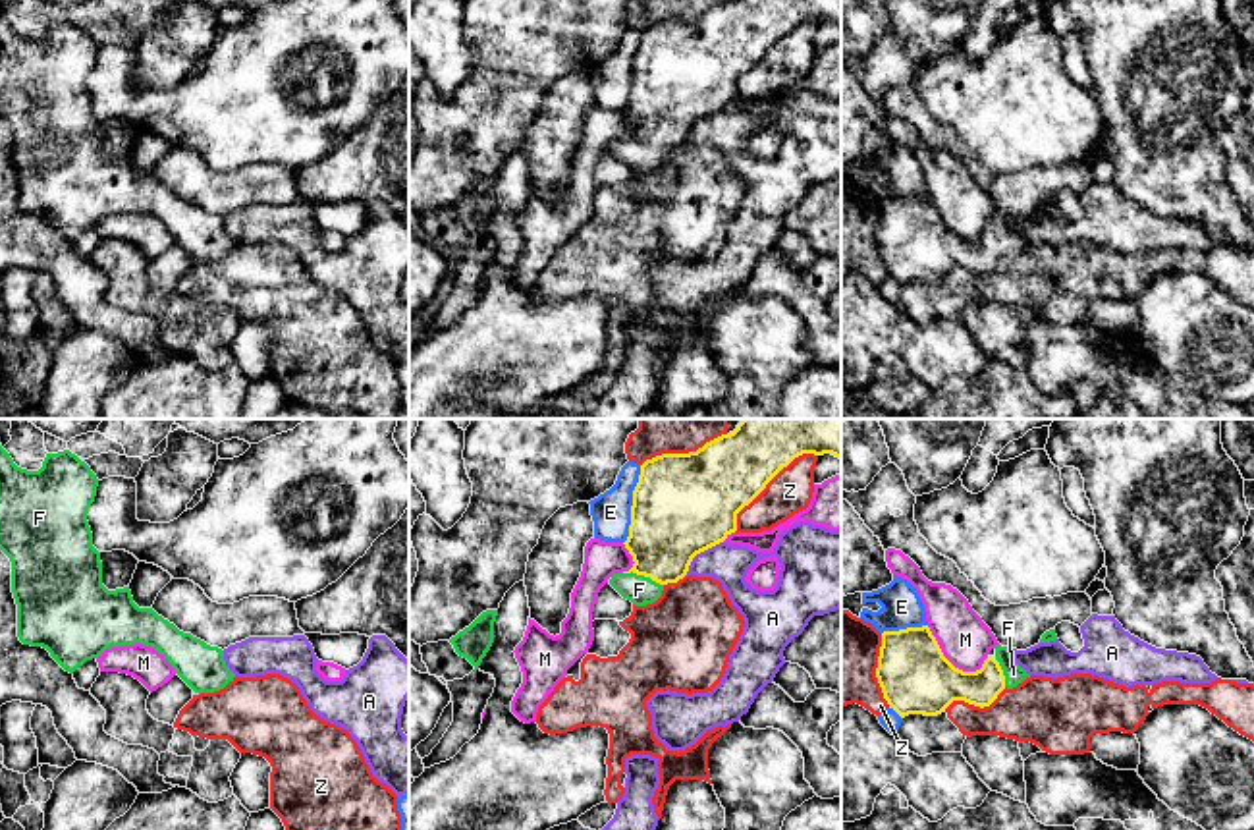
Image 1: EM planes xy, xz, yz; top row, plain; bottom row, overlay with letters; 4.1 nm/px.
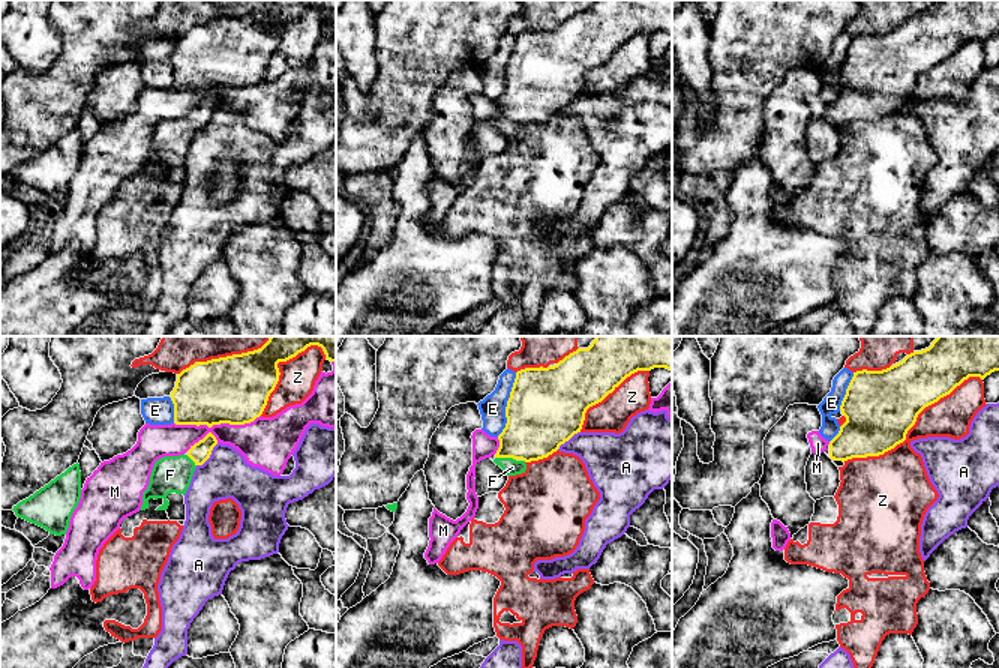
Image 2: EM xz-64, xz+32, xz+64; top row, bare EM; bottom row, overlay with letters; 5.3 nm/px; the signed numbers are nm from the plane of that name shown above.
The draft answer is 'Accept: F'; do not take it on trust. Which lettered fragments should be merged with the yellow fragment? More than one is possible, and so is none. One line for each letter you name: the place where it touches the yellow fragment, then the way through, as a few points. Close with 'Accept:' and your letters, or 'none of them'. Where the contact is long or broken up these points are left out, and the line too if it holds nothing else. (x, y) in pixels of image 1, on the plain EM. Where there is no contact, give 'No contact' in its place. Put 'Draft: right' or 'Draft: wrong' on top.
Draft: right
F: Touches yellow at xz (647, 143). Path across: xz (672, 89), (647, 143), (639, 157)
Accept: F

